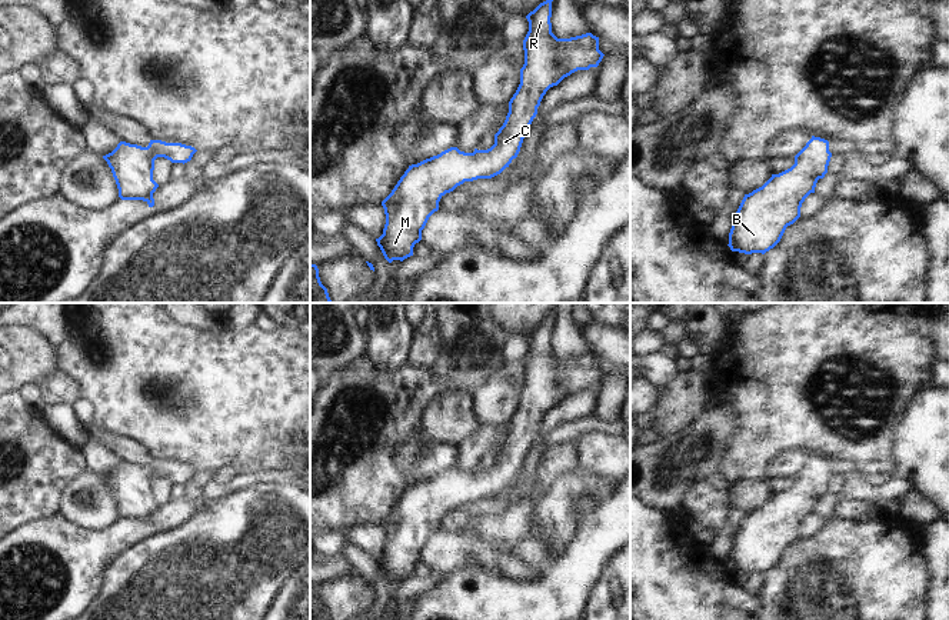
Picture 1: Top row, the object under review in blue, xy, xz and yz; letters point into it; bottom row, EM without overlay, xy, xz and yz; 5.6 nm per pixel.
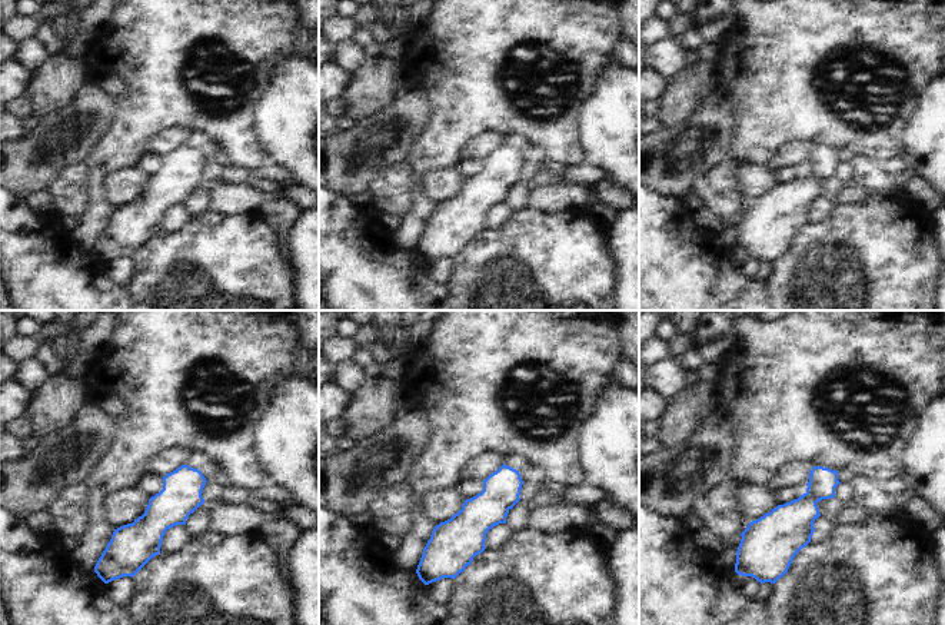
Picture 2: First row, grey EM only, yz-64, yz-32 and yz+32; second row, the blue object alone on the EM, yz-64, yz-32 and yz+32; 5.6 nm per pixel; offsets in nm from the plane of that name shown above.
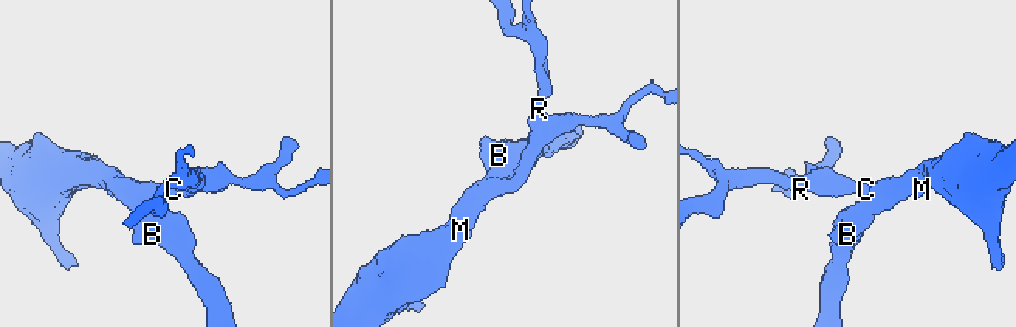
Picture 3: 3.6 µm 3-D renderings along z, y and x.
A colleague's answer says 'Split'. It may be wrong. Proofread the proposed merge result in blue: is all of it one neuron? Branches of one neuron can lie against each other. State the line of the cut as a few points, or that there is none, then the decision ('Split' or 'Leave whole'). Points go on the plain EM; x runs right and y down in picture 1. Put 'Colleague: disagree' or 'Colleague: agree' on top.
Colleague: disagree
No split. Leave whole

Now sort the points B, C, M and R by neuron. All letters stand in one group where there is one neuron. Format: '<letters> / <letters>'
B C M R

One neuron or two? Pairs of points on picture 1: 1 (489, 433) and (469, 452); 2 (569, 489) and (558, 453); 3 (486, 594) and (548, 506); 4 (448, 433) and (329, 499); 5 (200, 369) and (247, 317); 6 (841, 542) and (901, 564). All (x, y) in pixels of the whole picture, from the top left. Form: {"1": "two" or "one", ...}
{"1": "one", "2": "two", "3": "two", "4": "two", "5": "two", "6": "one"}

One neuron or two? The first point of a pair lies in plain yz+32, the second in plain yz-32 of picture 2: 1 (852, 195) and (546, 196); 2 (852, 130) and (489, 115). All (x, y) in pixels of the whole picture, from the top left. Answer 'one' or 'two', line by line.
1: one
2: one

